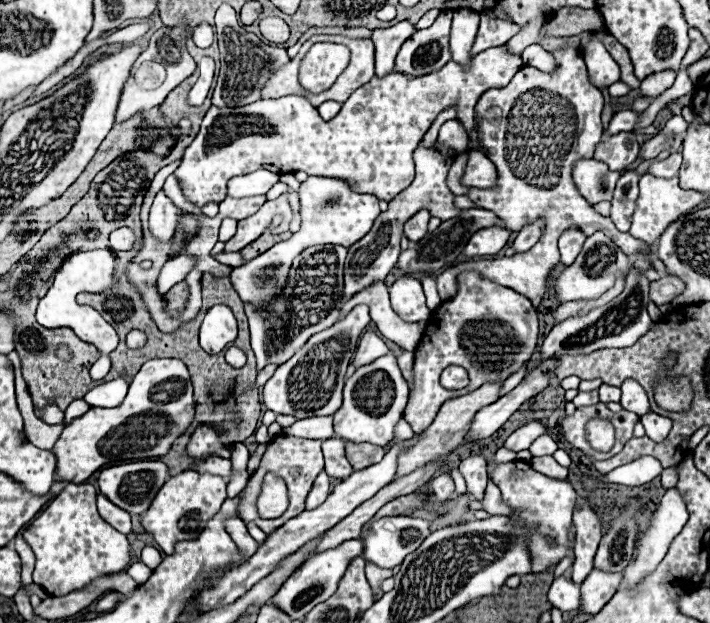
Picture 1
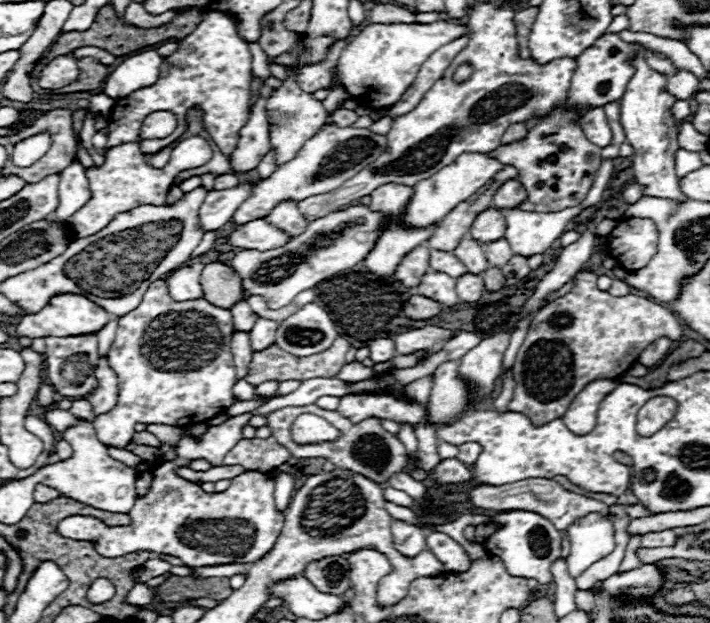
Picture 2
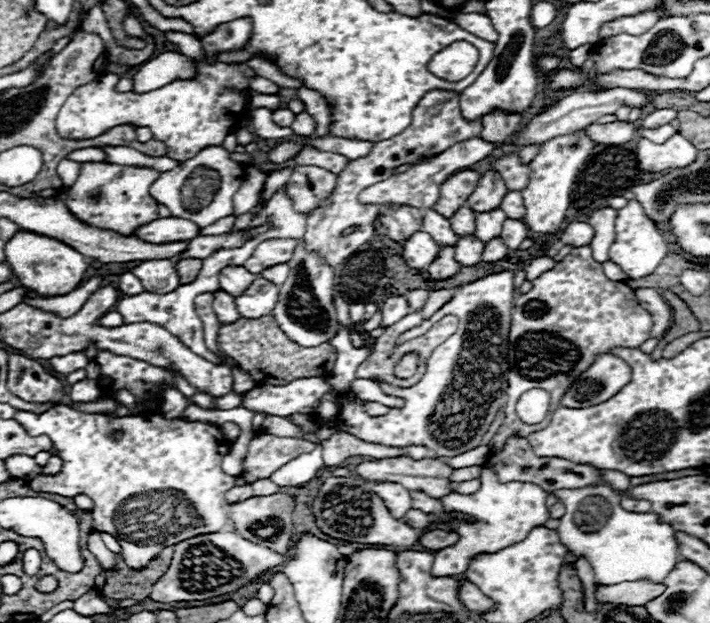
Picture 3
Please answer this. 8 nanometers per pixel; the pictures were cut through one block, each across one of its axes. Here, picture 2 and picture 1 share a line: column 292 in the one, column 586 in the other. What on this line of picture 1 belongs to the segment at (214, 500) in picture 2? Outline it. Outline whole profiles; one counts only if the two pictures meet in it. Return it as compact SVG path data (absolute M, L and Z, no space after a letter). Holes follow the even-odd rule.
M598 390L592 392L578 392L578 396L572 400L576 406L592 406L598 404Z

